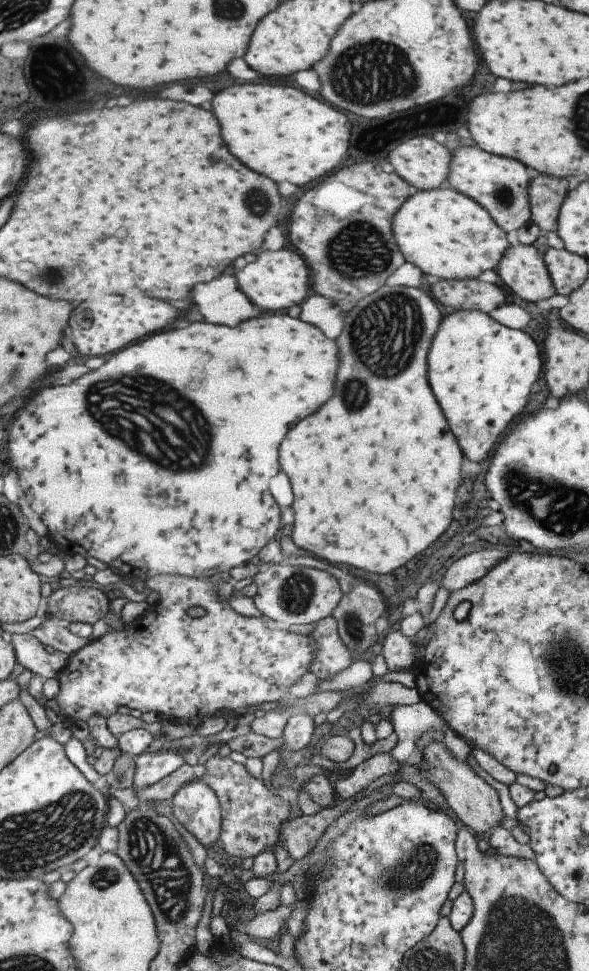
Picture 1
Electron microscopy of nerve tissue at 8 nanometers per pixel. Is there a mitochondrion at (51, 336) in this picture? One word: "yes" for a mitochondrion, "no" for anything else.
no

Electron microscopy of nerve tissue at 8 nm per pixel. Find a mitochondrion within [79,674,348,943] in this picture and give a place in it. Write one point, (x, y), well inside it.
(153, 851)

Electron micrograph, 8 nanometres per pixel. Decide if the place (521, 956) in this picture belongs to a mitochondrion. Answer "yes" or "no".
yes

